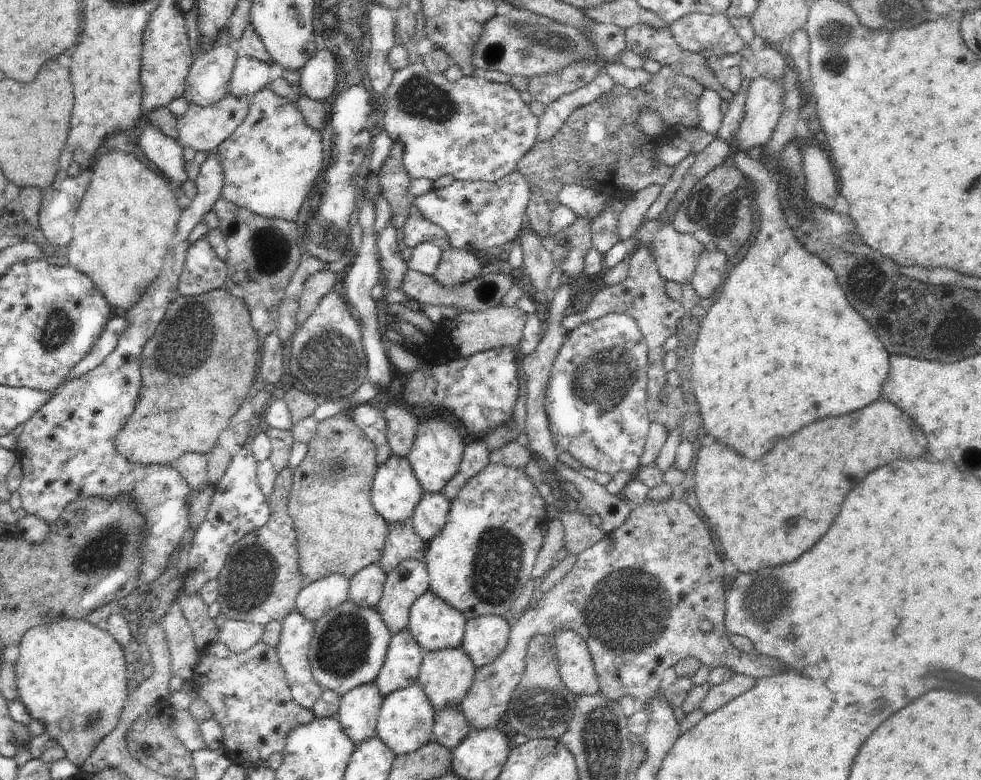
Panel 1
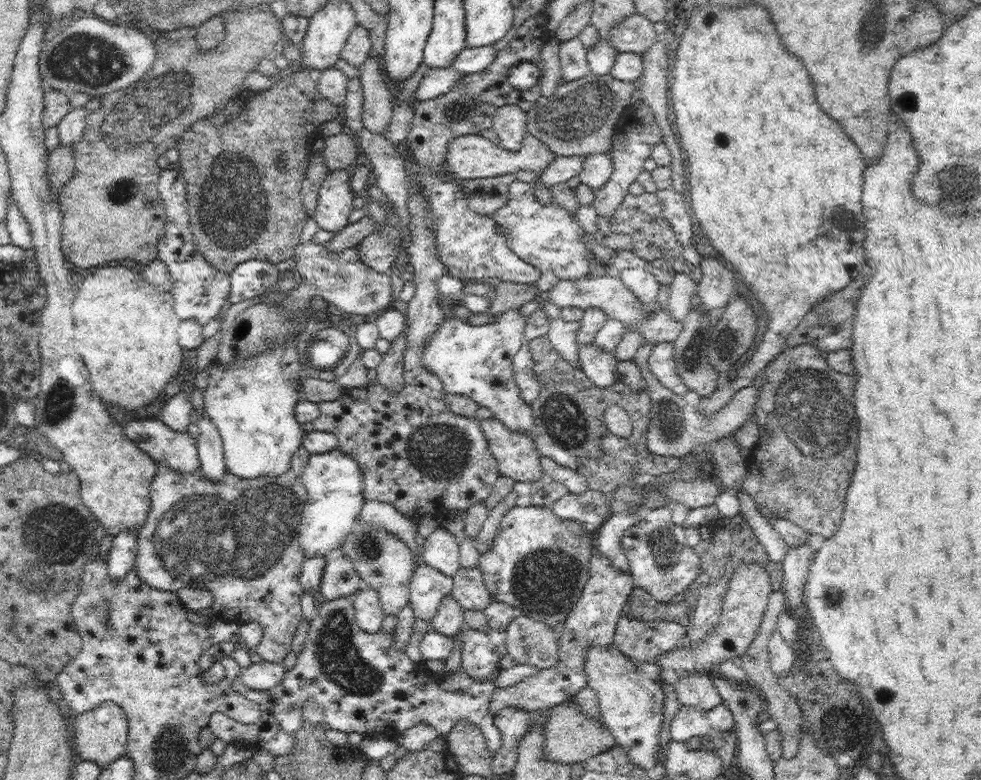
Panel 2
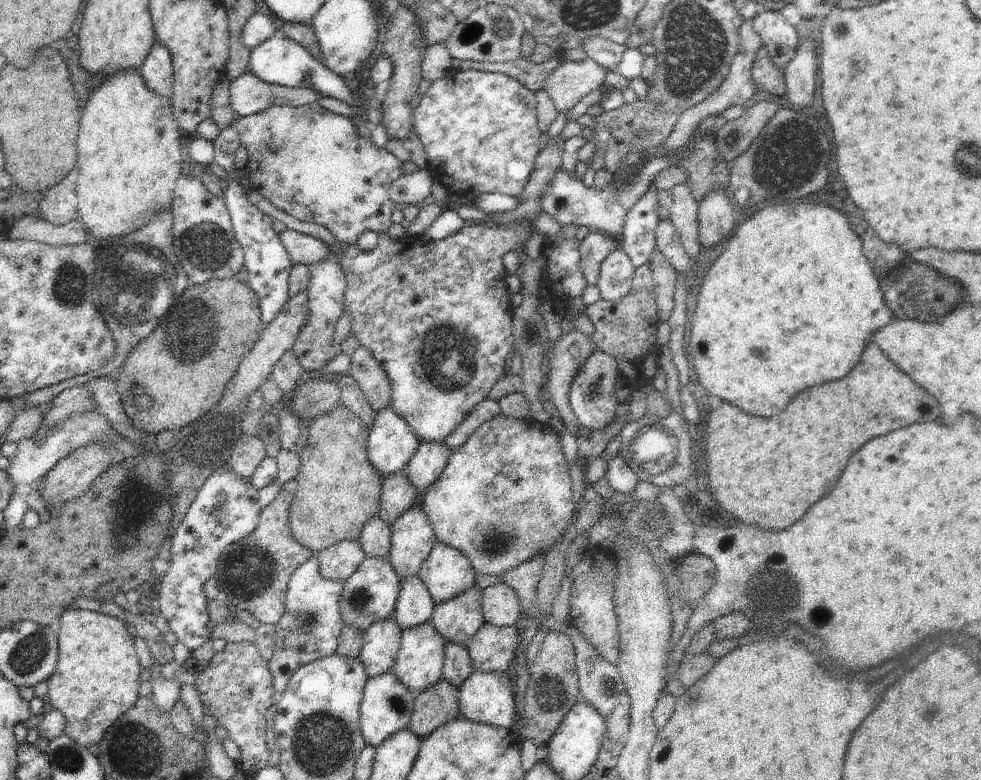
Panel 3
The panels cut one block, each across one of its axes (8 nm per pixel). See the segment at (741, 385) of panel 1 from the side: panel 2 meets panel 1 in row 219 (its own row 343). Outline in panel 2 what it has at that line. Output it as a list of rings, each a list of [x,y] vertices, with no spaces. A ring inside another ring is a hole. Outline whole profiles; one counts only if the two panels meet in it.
[[[712,3],[697,6],[692,17],[686,22],[680,38],[672,44],[672,62],[670,67],[670,82],[672,93],[670,100],[676,115],[675,131],[680,141],[684,156],[689,162],[689,180],[687,185],[687,200],[692,205],[692,210],[698,218],[699,225],[712,246],[718,251],[721,258],[737,276],[744,276],[746,284],[752,286],[753,296],[762,304],[769,318],[768,328],[750,359],[743,360],[730,376],[729,387],[724,390],[715,389],[712,395],[704,397],[699,402],[698,409],[702,415],[712,417],[718,409],[728,403],[729,395],[741,388],[752,385],[752,381],[762,374],[764,367],[772,362],[780,352],[786,348],[788,335],[796,329],[800,321],[809,313],[816,303],[828,298],[834,292],[838,292],[854,278],[867,272],[865,242],[865,217],[861,204],[863,172],[867,162],[858,146],[846,135],[844,128],[836,120],[832,120],[816,102],[812,80],[806,72],[806,66],[802,60],[798,60],[794,54],[786,50],[786,46],[780,42],[780,36],[774,28],[774,22],[770,20],[770,14],[766,14],[766,8],[760,4],[746,4],[742,10],[714,10]]]

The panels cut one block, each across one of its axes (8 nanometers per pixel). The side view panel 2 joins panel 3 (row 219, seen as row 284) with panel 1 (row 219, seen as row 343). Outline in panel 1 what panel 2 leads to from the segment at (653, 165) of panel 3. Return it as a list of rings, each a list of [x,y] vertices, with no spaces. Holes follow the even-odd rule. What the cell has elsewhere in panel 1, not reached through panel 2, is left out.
[[[660,218],[648,220],[644,224],[640,222],[633,234],[632,241],[638,242],[640,245],[650,244],[653,256],[656,258],[659,274],[664,280],[675,281],[680,285],[691,283],[699,257],[704,250],[708,250],[696,239],[694,234],[678,232],[672,222],[662,224]]]

